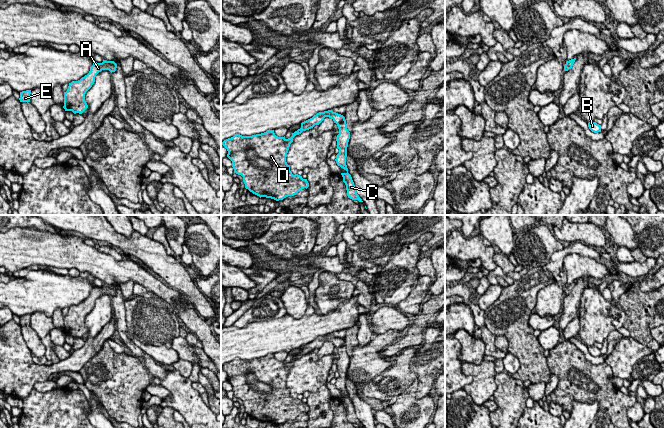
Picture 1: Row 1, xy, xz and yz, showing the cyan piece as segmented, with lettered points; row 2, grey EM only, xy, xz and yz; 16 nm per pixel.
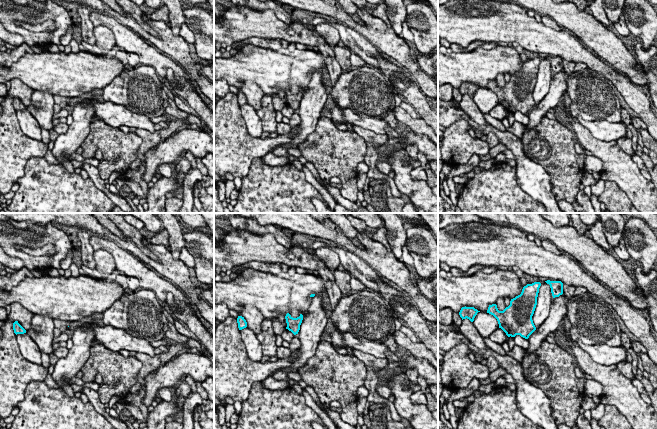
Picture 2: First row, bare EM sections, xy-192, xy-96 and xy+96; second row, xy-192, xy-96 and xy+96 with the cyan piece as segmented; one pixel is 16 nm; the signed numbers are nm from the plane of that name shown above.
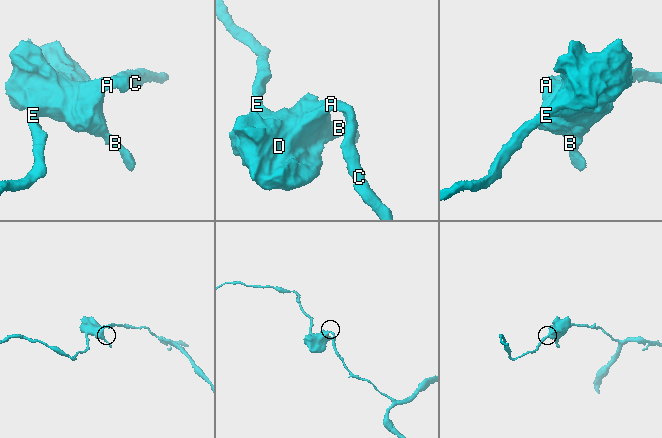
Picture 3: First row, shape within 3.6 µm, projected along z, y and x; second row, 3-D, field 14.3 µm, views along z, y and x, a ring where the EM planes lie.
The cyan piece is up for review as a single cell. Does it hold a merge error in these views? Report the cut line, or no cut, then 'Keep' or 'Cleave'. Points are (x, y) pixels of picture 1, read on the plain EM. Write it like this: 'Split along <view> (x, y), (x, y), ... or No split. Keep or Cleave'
No split. Keep

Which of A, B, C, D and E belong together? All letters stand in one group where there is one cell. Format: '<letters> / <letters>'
A B C D E

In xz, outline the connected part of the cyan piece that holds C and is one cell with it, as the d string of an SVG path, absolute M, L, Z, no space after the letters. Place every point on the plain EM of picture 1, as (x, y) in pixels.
M332 334L319 336L301 347L301 352L292 357L288 363L278 361L274 354L252 360L236 358L222 366L227 373L227 381L232 385L234 397L243 401L245 412L253 418L271 422L276 425L296 419L300 414L309 411L307 403L293 399L286 386L287 377L293 362L303 355L319 349L325 341L337 348L339 358L336 361L339 377L336 379L338 390L346 394L341 397L346 409L347 420L352 424L363 426L356 416L354 406L346 389L347 371L350 356L345 341Z

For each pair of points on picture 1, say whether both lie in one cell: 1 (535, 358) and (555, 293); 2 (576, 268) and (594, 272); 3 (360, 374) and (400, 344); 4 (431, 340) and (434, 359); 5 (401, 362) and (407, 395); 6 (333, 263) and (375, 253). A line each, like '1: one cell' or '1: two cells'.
1: two cells
2: one cell
3: two cells
4: one cell
5: two cells
6: one cell

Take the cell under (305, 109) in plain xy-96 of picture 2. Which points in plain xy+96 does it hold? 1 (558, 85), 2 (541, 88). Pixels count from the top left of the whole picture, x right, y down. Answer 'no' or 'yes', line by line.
1: no
2: yes

